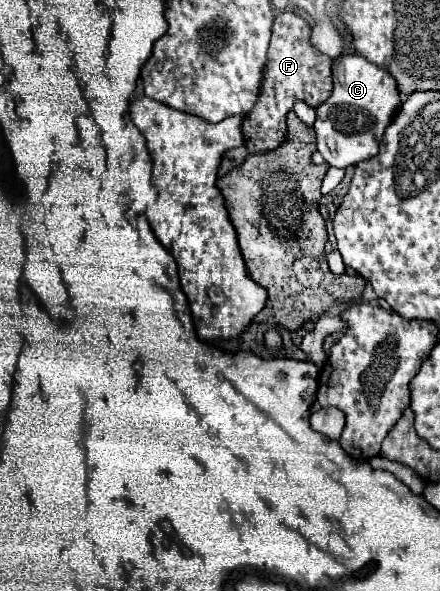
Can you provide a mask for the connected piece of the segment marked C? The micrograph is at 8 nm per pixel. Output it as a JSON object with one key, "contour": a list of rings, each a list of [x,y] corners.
{"contour":[[[359,54],[337,58],[333,66],[331,96],[315,108],[317,120],[313,128],[317,132],[317,150],[327,160],[327,164],[335,168],[355,166],[357,162],[375,156],[379,150],[379,140],[397,108],[399,92],[389,72]]]}

